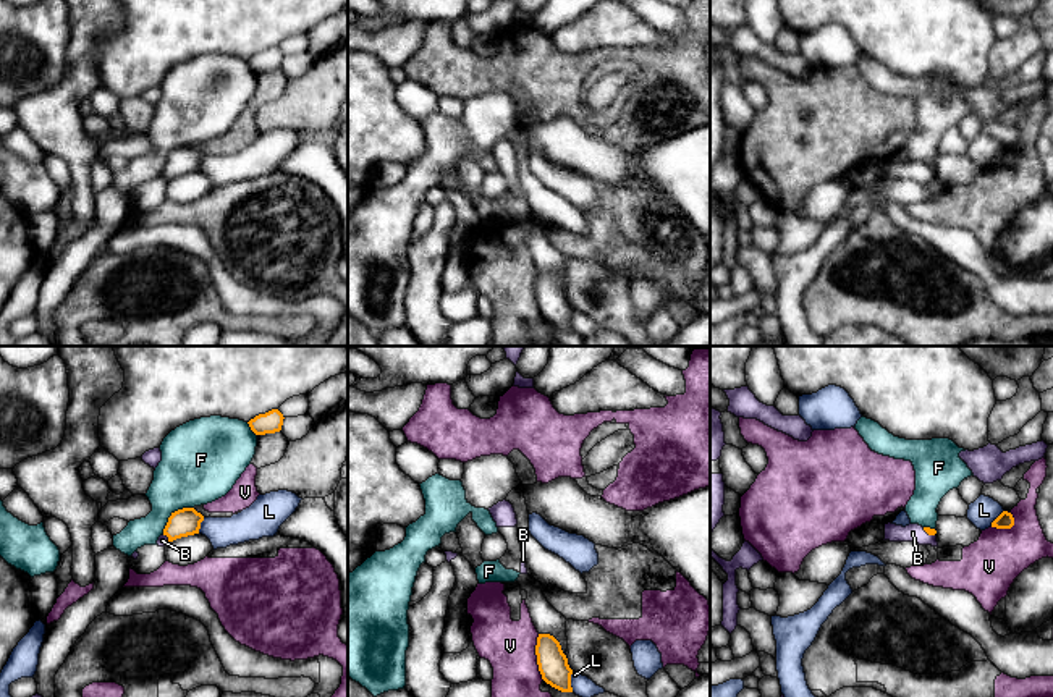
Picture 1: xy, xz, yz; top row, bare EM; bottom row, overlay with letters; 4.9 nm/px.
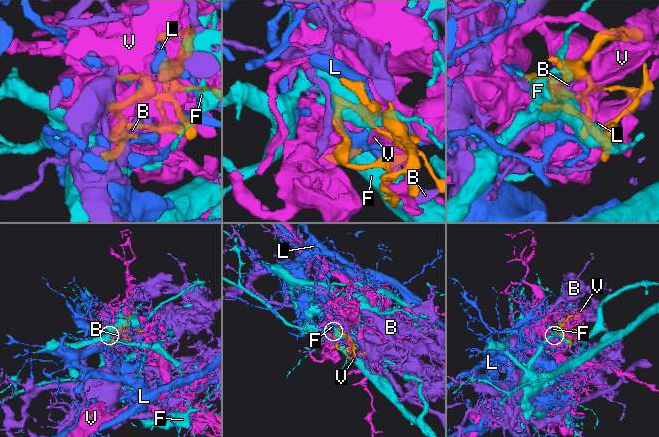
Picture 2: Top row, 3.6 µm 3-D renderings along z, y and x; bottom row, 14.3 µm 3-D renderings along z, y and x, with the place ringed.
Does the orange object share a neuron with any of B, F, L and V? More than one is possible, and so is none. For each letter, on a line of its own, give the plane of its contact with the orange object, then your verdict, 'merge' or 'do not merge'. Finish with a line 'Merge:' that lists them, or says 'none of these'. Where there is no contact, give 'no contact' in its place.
B: contact in yz; merge
F: contact in xy; do not merge
L: contact in xz; do not merge
V: contact in xz; do not merge
Merge: B

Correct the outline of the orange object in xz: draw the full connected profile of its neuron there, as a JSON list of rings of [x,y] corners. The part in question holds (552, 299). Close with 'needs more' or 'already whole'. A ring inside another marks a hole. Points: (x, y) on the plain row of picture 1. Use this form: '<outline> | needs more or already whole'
[[[539,272],[535,283],[537,302],[542,317],[561,330],[573,330],[568,296],[560,280],[550,272]]] | already whole

